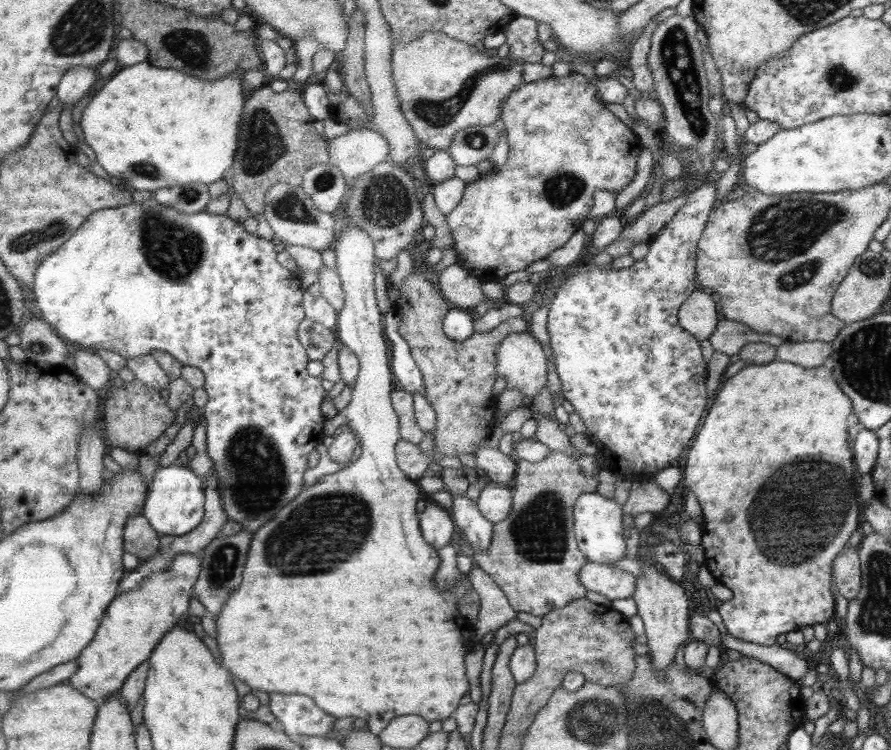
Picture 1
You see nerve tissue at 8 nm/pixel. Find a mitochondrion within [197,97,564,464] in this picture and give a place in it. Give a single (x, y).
(385, 202)

